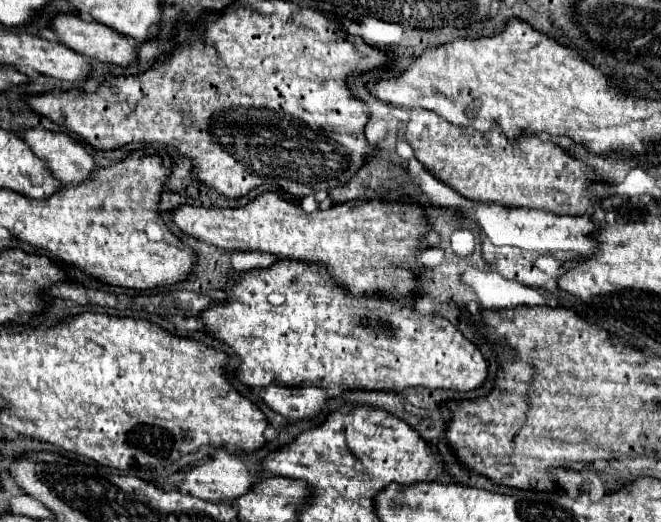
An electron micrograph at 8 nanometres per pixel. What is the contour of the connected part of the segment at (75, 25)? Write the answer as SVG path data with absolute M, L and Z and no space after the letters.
M56 15L52 21L52 29L58 33L58 37L62 39L62 43L66 47L70 47L72 51L84 55L84 57L92 57L98 59L102 63L112 63L118 67L128 67L132 63L136 63L138 59L138 51L136 51L136 43L128 37L124 37L122 33L96 23L96 21L84 21L80 17L74 15Z

